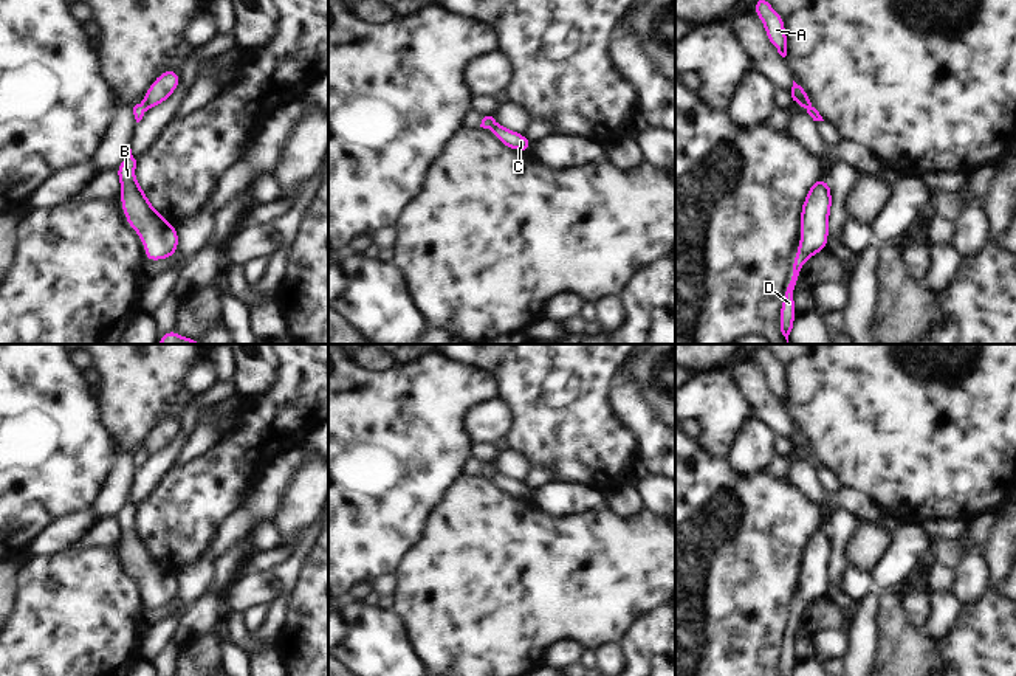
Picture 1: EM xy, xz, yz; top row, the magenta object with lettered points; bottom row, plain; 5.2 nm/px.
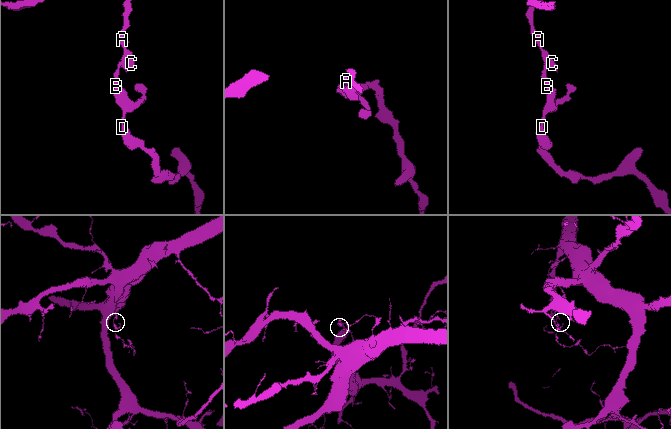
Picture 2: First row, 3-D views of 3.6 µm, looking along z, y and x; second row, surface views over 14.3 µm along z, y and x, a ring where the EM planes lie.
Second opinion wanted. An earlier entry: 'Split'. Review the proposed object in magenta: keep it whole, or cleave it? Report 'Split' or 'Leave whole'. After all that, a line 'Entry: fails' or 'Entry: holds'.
Split.
Entry: holds

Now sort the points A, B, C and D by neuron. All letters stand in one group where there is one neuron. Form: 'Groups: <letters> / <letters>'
Groups: A C / B D.

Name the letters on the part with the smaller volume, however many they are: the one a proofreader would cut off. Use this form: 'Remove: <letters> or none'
Remove: B, D

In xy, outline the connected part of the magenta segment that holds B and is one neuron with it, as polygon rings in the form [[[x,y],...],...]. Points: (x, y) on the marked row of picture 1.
[[[132,149],[115,169],[121,181],[121,208],[125,220],[138,233],[146,251],[146,262],[172,257],[178,251],[177,226],[169,223],[149,202],[136,177]]]

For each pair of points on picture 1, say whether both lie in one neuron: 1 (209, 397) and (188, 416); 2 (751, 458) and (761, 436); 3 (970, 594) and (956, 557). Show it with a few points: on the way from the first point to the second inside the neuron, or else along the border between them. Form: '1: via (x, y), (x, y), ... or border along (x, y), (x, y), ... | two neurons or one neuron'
1: via (205, 400), (192, 411) | one neuron
2: via (753, 453), (756, 441) | one neuron
3: border along (961, 541), (968, 549), (968, 554), (956, 571) | two neurons

